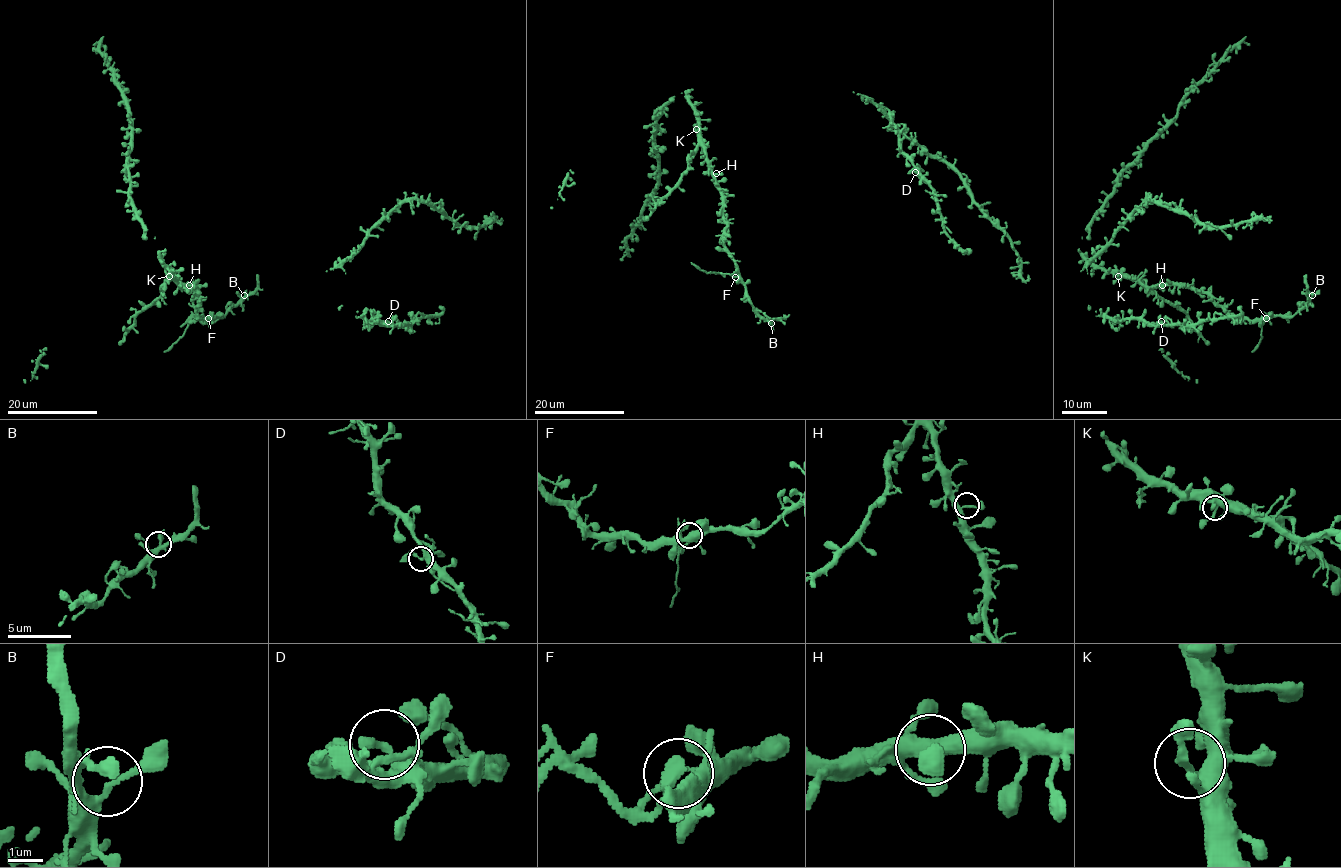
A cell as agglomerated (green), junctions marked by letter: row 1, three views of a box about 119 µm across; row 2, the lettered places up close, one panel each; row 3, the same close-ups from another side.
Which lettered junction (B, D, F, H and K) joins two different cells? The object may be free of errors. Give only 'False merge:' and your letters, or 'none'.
False merge: F

